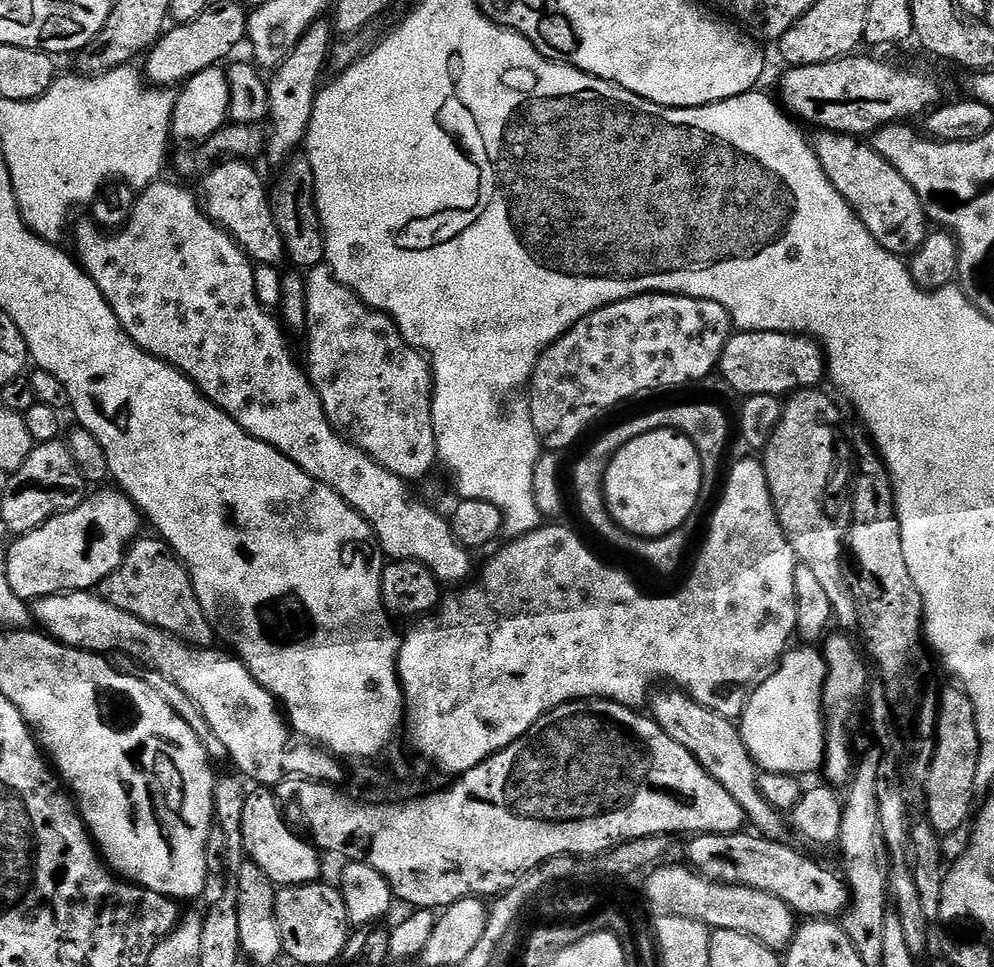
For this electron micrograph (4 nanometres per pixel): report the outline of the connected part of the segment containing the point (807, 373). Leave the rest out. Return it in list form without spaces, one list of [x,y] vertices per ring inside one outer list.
[[[733,331],[722,350],[718,369],[721,376],[740,398],[772,395],[787,398],[805,388],[819,389],[826,376],[823,348],[811,336],[795,336],[793,332]]]

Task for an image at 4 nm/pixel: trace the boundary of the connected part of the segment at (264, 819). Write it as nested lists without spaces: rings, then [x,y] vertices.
[[[264,786],[252,791],[246,795],[246,810],[242,810],[242,826],[240,827],[247,859],[256,864],[258,870],[266,874],[266,878],[270,878],[277,886],[317,883],[321,879],[320,859],[322,856],[316,845],[284,821],[284,816],[276,805],[276,796],[272,793],[275,791]]]

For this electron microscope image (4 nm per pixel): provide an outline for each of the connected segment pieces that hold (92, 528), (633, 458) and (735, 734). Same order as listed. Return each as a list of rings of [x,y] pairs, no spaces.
[[[119,490],[89,495],[74,510],[50,518],[42,526],[29,532],[19,533],[12,545],[6,548],[6,578],[10,578],[10,590],[26,602],[41,600],[43,596],[56,596],[59,592],[87,592],[95,589],[123,562],[133,540],[141,535],[142,517],[140,509],[132,499]]]
[[[660,428],[634,438],[610,462],[604,479],[604,500],[618,526],[635,536],[670,536],[683,529],[701,503],[702,466],[698,450],[681,432]]]
[[[660,686],[653,689],[648,699],[648,710],[660,729],[681,743],[702,766],[712,780],[718,781],[723,789],[744,810],[745,819],[755,827],[759,835],[767,840],[778,840],[786,832],[782,824],[783,815],[774,811],[762,799],[756,786],[756,767],[745,748],[739,727],[729,718],[712,712],[695,703],[683,691],[674,686]]]

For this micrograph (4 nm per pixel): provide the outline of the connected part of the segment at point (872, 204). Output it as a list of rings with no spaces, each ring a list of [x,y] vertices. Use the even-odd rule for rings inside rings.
[[[821,131],[814,140],[816,157],[830,178],[830,182],[846,198],[849,206],[864,224],[870,225],[874,238],[889,250],[915,250],[926,242],[930,231],[930,221],[924,212],[914,186],[872,149],[871,143],[855,136]],[[872,212],[880,212],[872,220]]]

